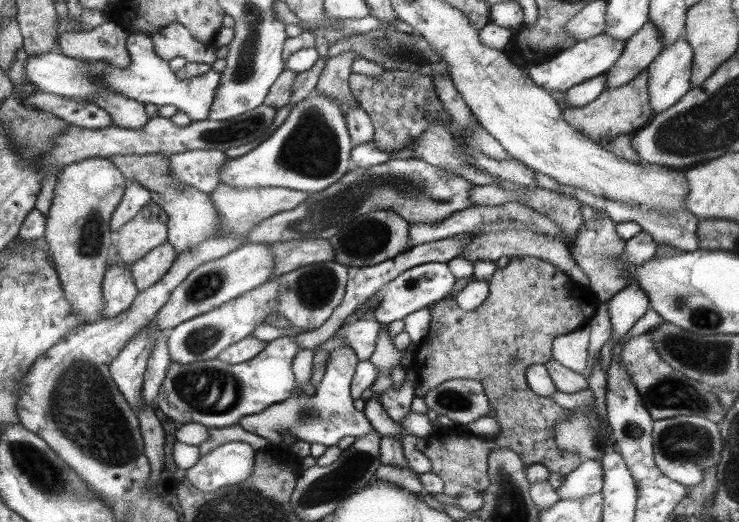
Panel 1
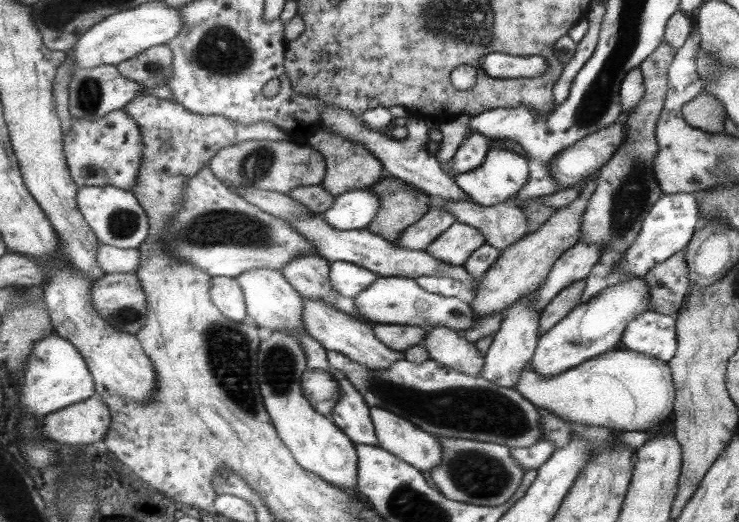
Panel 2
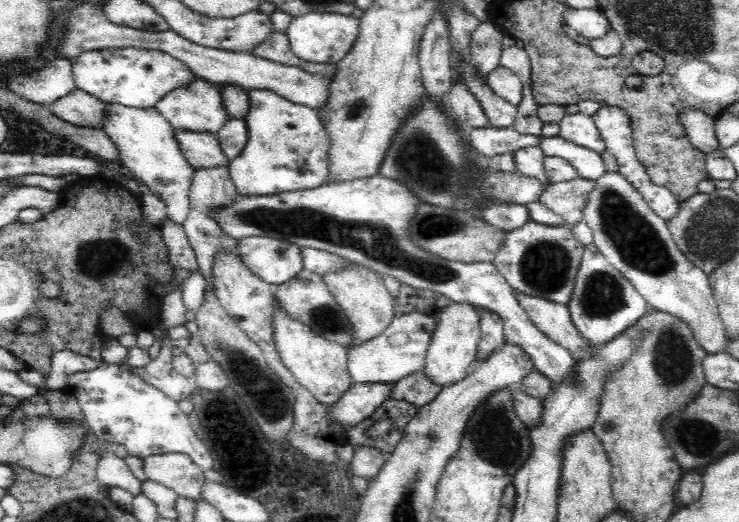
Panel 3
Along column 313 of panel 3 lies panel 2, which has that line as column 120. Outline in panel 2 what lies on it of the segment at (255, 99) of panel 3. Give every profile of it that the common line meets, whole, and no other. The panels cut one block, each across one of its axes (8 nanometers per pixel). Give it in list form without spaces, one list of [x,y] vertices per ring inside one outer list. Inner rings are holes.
[[[115,110],[96,122],[82,122],[73,117],[71,122],[71,129],[64,135],[64,152],[72,178],[79,188],[115,186],[120,190],[132,192],[136,186],[144,146],[141,143],[140,128],[125,110]]]

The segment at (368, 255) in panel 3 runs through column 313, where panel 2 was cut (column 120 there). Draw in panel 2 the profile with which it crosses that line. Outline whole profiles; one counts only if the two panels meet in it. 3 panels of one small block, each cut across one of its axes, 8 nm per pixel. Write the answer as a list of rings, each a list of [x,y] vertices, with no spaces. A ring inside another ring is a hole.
[[[85,186],[78,190],[78,202],[101,243],[120,249],[137,249],[148,236],[148,215],[131,191],[115,186]]]

